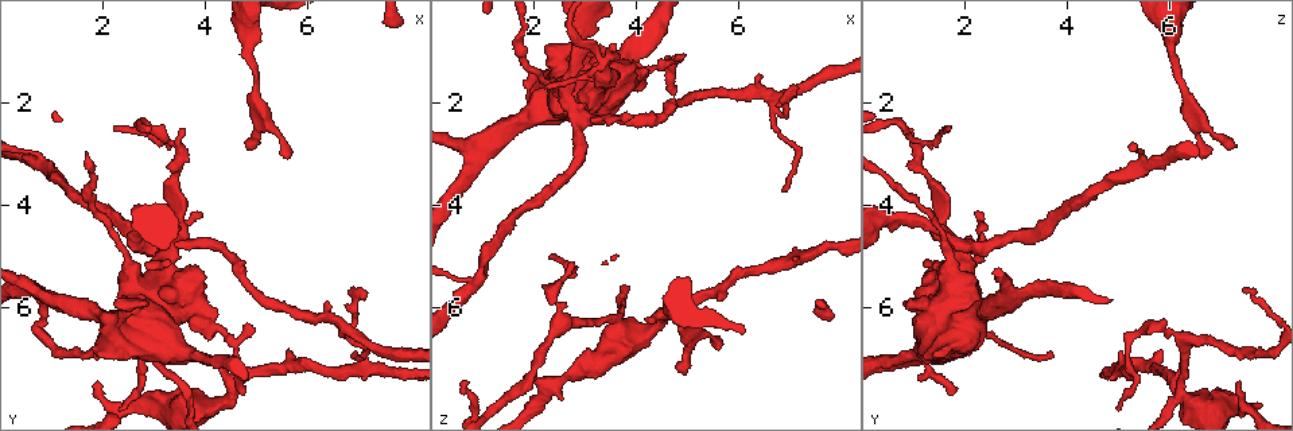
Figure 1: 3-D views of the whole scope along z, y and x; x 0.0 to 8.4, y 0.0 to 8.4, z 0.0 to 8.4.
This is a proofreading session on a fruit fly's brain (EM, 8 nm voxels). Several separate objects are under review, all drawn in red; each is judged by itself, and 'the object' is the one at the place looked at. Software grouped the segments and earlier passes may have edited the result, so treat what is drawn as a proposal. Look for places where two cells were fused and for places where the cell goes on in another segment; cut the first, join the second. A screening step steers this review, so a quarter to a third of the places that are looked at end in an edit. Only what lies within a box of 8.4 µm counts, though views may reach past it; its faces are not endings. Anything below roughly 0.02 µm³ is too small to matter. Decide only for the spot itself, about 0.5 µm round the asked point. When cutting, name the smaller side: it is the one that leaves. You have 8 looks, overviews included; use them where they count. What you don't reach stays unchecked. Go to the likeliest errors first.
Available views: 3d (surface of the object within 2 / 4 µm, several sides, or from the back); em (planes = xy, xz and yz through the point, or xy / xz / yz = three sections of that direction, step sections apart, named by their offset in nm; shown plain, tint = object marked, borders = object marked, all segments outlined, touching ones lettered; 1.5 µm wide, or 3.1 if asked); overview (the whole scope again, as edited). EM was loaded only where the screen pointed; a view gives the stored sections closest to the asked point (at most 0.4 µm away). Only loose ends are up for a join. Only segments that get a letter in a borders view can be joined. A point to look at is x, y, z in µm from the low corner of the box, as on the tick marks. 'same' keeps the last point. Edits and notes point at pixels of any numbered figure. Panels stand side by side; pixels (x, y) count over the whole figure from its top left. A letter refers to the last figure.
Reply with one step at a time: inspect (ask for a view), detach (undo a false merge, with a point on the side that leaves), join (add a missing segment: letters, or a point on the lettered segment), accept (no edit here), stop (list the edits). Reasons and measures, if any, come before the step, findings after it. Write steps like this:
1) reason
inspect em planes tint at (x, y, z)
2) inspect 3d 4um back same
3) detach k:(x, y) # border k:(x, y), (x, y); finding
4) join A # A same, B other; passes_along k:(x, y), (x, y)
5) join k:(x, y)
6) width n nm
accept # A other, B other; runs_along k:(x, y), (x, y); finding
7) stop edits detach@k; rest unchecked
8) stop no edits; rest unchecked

four-way junction
inspect 3d 4um at (3.70, 7.80, 6.40)

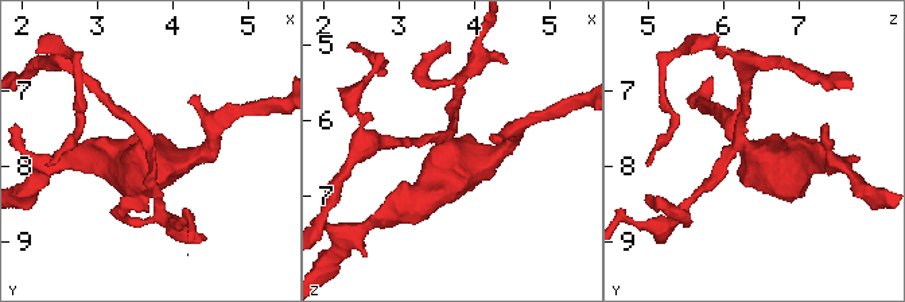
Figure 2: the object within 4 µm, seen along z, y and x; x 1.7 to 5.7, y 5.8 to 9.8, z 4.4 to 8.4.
arms 4
inspect em 3.1um planes borders at (3.65, 7.80, 6.35)

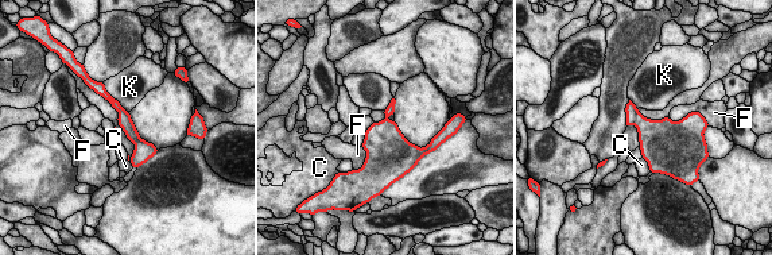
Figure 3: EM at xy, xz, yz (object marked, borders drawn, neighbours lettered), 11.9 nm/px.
detach 3:(631, 109) # C other, F other, K other; a second cell is stuck on

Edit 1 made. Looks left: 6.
redraw
inspect overview

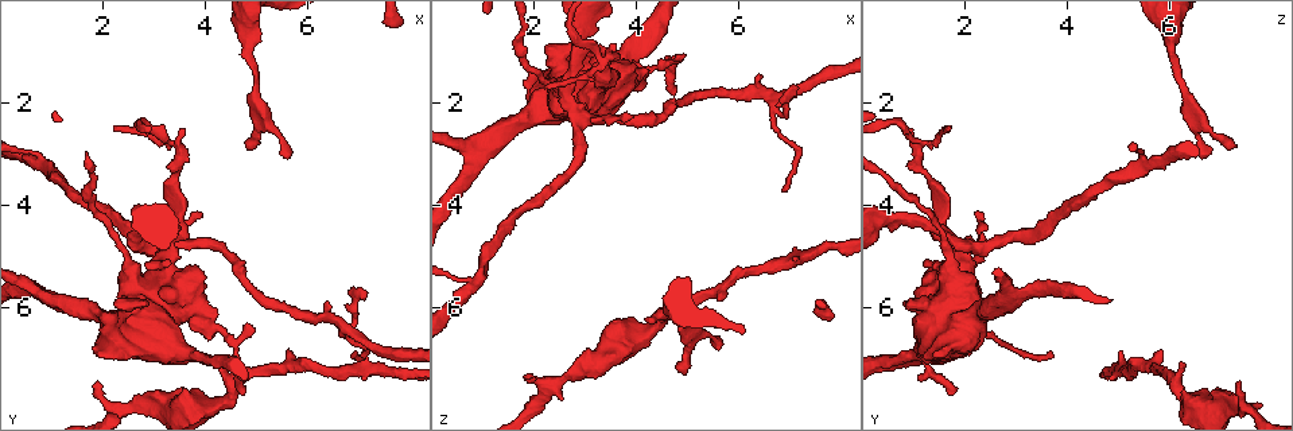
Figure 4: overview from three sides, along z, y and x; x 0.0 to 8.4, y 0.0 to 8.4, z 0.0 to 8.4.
branch stops here
inspect 3d 4um at (4.95, 2.85, 7.30)

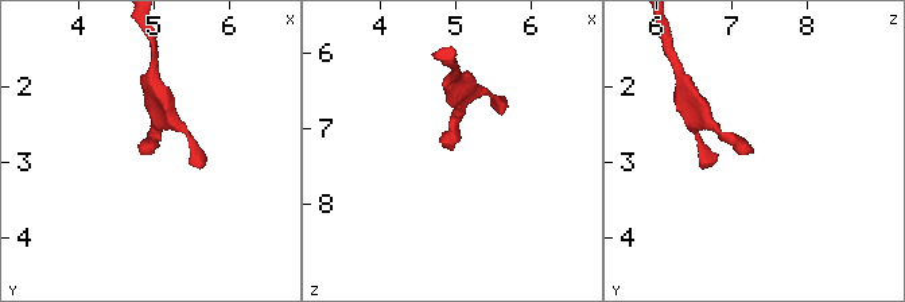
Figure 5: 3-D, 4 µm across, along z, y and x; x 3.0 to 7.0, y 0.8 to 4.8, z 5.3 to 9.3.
now the EM
inspect em yz step 4 borders at (5.00, 2.90, 7.30)

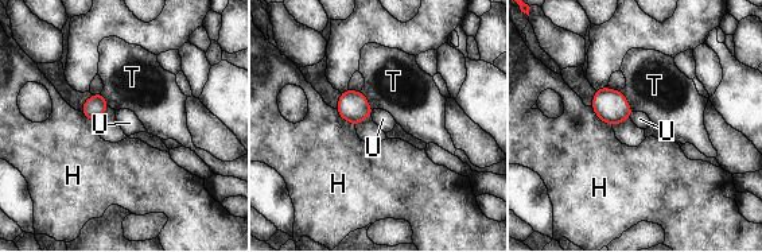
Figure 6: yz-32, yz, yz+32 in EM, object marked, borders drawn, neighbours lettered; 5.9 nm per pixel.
join U # H other, T other, U same; passes_along 6:(353, 107), (372, 111), (383, 119); the cell continues

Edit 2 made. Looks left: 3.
redraw
inspect overview

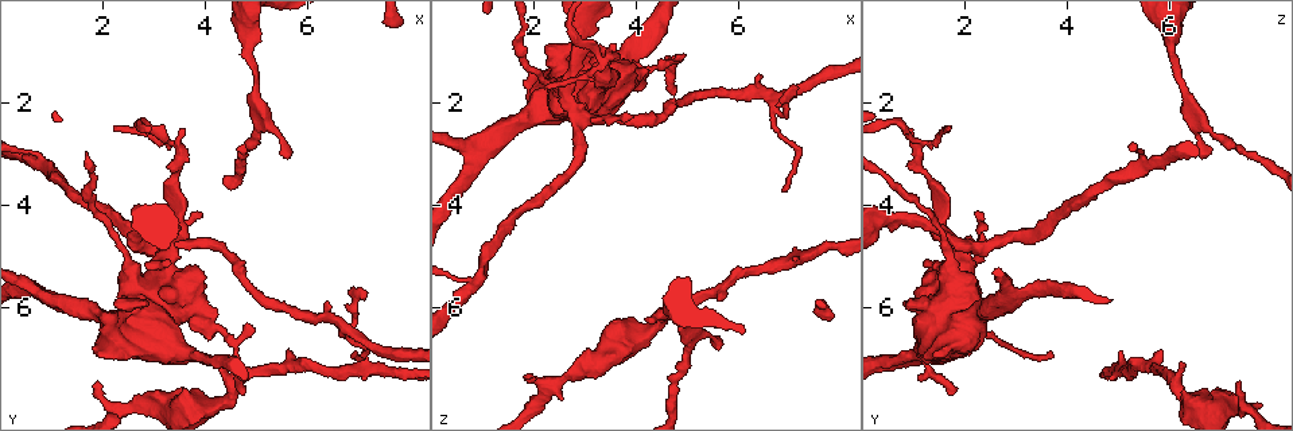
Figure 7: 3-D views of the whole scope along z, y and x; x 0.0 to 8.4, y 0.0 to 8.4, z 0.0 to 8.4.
branch stops here
inspect em xz step 8 tint at (6.40, 5.90, 1.50)

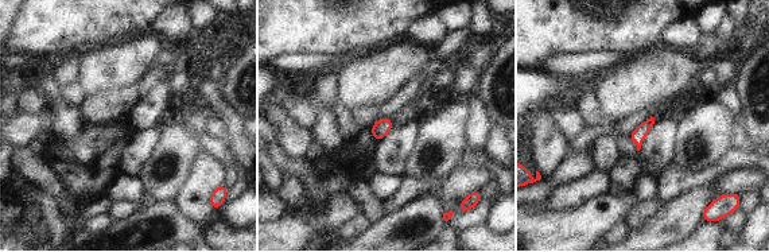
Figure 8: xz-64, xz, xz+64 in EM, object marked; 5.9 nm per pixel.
inspect em xy step 8 borders same

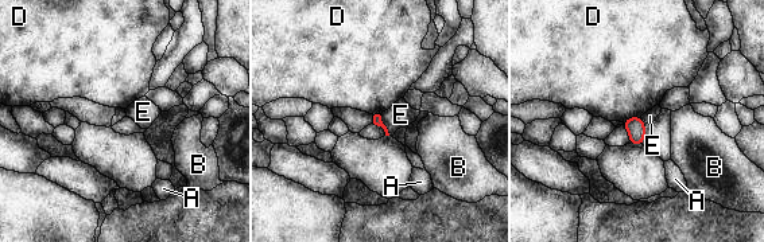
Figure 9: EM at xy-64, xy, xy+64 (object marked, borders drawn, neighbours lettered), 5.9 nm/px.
longest_contact E 140 nm
accept # A other, B other, D other, E other; border 9:(379, 114), (390, 135); none of them fits

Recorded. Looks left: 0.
stop edits detach@3, join@6; rest unchecked

